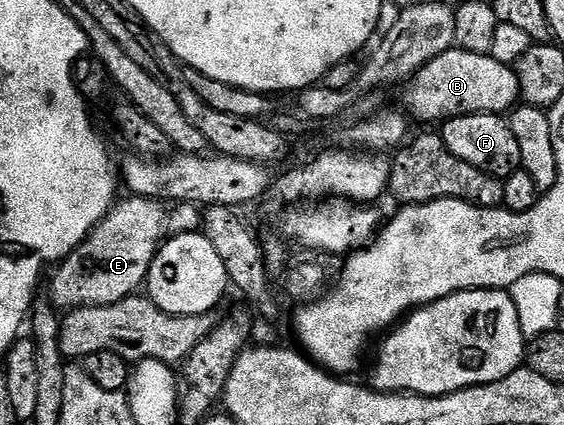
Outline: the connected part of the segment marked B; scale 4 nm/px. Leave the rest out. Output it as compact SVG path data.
M456 47L435 55L414 77L404 82L400 90L404 112L414 121L444 123L451 117L472 113L505 115L518 104L521 92L514 66L499 63L489 55L475 55Z

